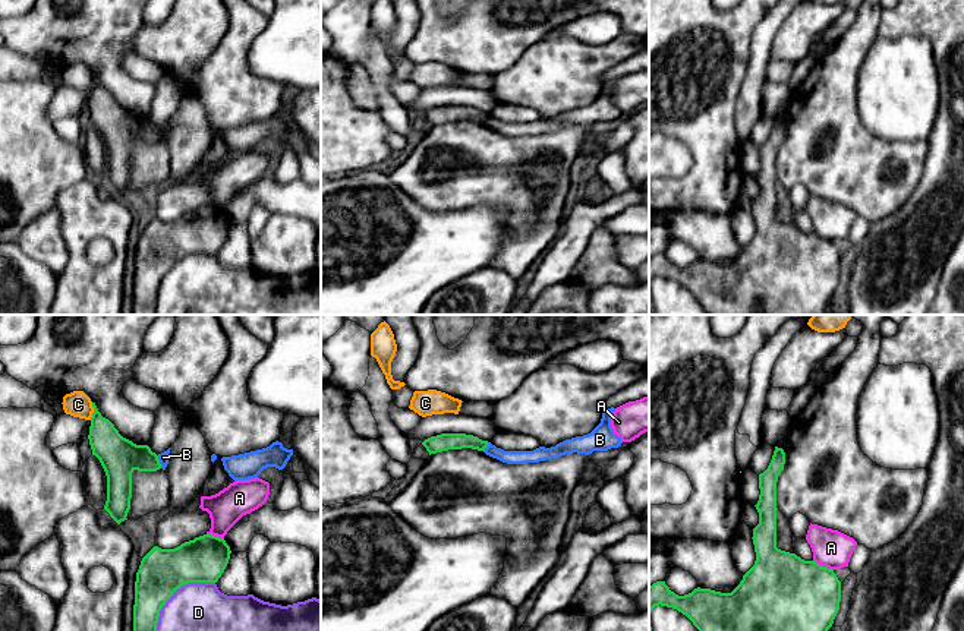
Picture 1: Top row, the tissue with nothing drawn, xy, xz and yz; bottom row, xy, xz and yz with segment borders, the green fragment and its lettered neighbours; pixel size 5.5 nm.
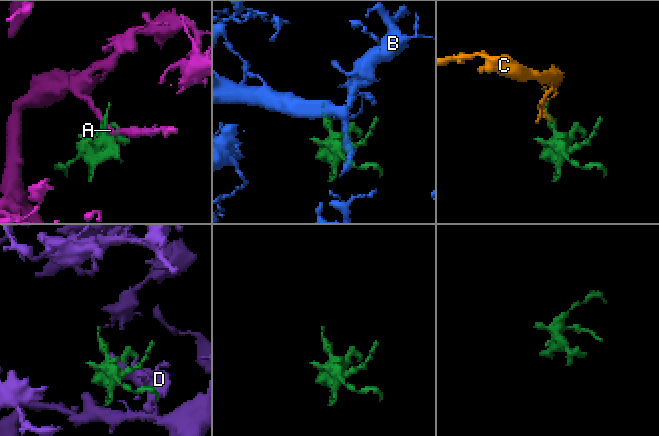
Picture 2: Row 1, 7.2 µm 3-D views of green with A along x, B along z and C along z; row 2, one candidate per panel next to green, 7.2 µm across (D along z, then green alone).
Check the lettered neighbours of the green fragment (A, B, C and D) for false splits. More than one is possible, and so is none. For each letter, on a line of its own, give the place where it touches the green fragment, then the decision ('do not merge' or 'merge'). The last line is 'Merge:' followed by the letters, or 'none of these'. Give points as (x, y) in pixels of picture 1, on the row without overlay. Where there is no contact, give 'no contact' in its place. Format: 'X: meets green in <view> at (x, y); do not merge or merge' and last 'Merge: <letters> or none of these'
A: meets green in yz at (824, 239); do not merge
B: meets green in xy at (158, 133); do not merge
C: meets green in xy at (94, 84); do not merge
D: meets green in xy at (170, 268); do not merge
Merge: none of these

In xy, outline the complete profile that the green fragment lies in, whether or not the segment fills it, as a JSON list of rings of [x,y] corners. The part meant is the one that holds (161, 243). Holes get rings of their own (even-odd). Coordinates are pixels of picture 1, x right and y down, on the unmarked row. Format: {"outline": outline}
{"outline": [[[212,206],[174,221],[154,218],[136,244],[132,315],[157,315],[157,294],[166,274],[188,255],[217,255],[230,225],[226,212]]]}

